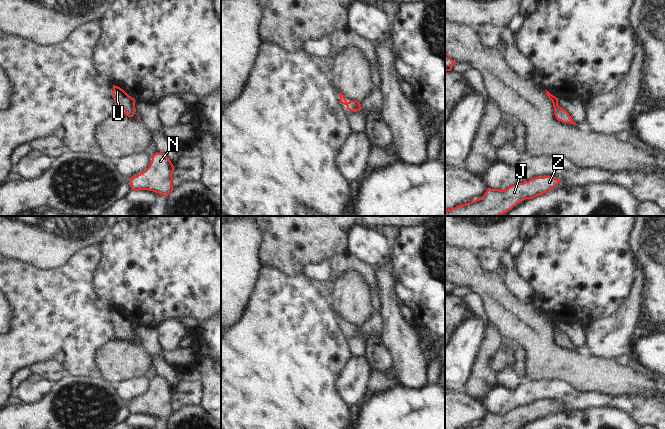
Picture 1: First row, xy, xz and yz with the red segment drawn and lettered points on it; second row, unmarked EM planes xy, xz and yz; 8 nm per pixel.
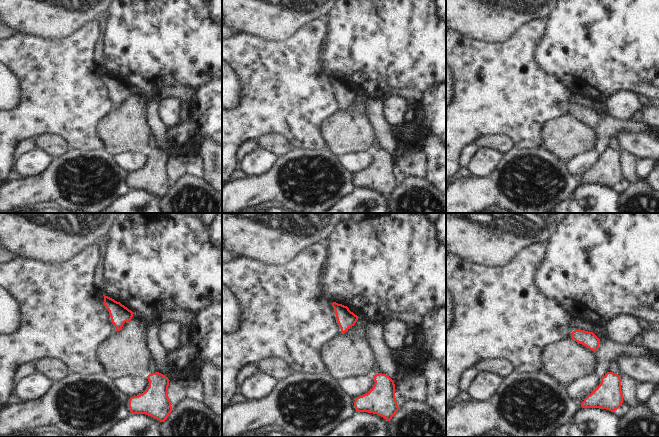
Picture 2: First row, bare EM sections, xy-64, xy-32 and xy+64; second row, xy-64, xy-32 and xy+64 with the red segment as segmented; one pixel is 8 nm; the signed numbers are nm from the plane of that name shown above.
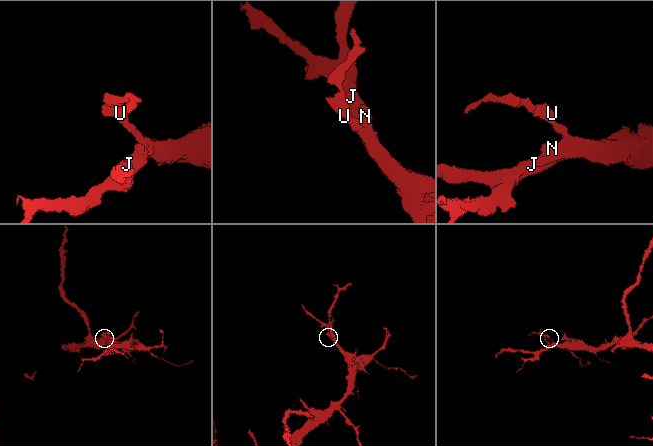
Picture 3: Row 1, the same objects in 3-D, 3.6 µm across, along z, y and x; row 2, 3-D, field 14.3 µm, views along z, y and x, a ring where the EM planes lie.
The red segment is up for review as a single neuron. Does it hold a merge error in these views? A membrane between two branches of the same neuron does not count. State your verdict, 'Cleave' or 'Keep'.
Keep.

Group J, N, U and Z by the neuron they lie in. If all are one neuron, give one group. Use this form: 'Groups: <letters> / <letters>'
Groups: J N U Z

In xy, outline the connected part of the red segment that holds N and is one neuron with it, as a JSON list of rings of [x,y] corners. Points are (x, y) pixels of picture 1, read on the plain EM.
[[[155,377],[151,382],[151,387],[145,395],[130,402],[132,414],[149,414],[168,421],[174,414],[172,409],[174,390],[163,377]]]

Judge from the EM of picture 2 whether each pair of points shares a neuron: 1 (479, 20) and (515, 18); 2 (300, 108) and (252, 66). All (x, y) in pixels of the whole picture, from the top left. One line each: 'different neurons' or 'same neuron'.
1: same neuron
2: same neuron

